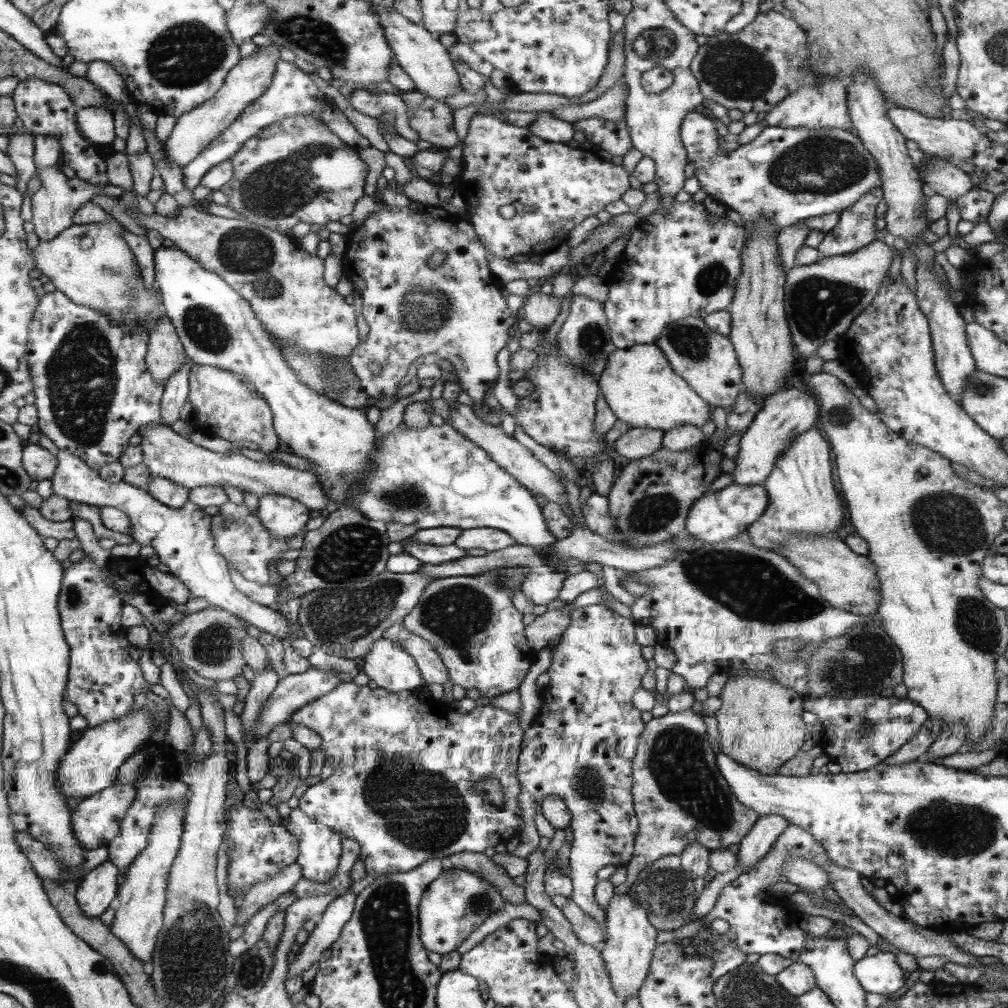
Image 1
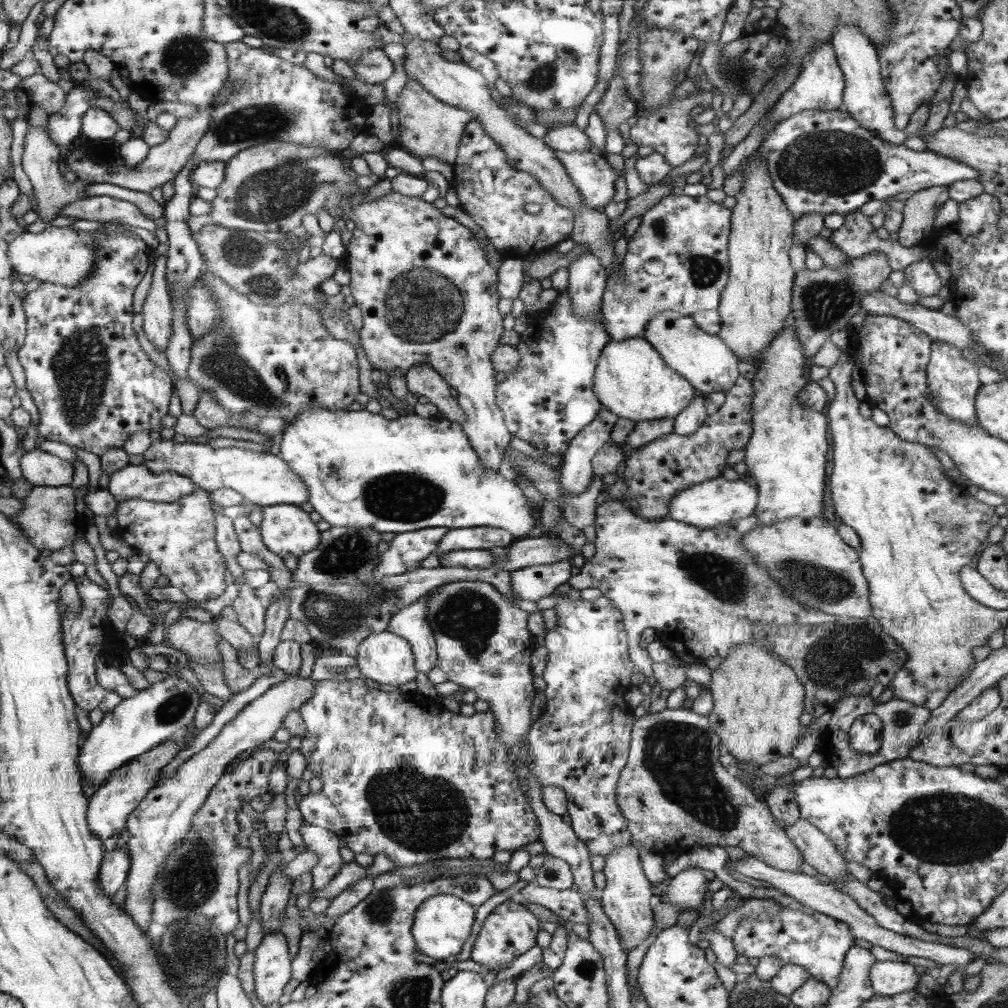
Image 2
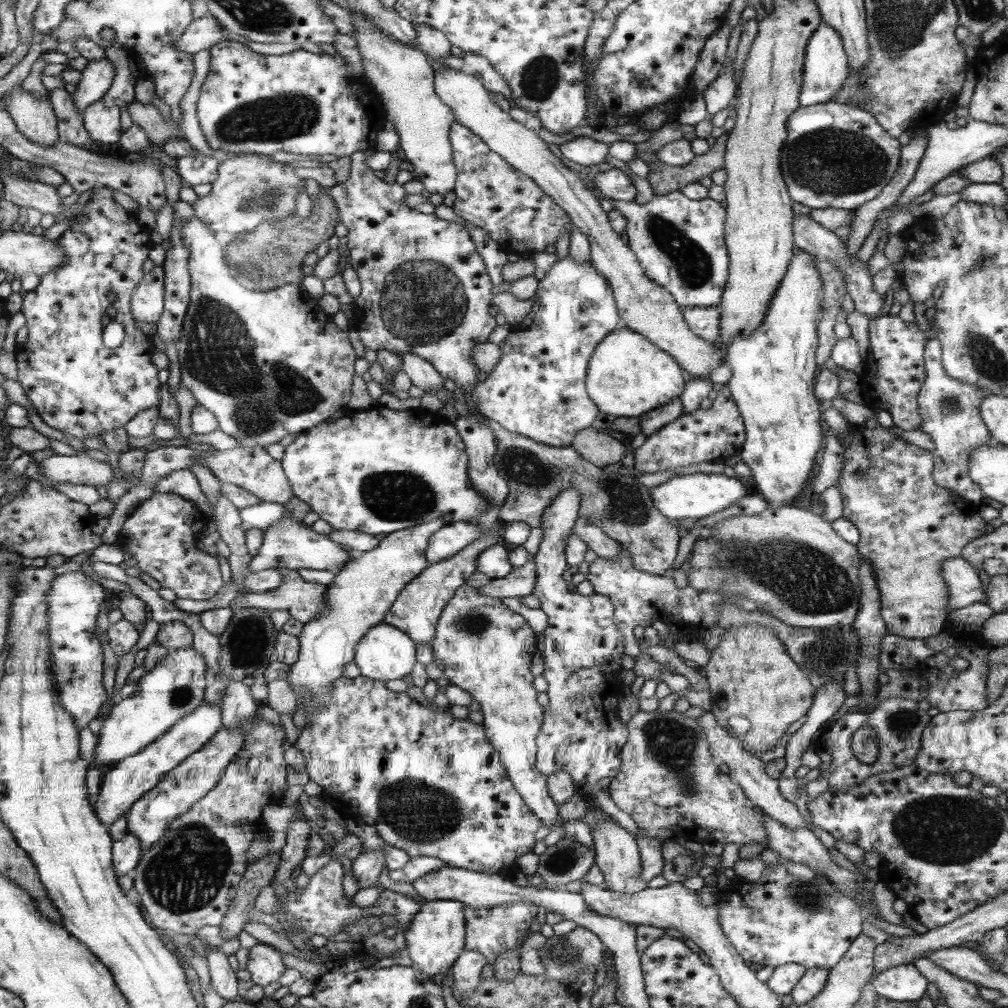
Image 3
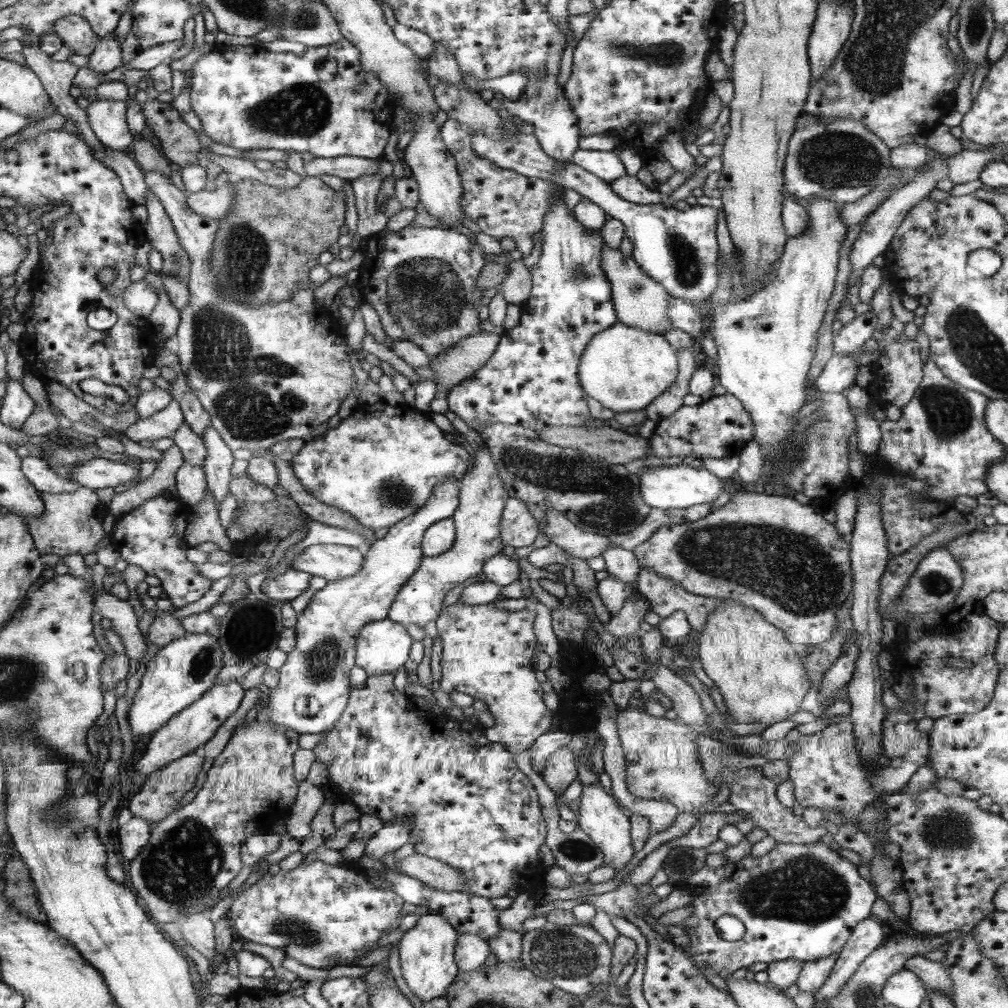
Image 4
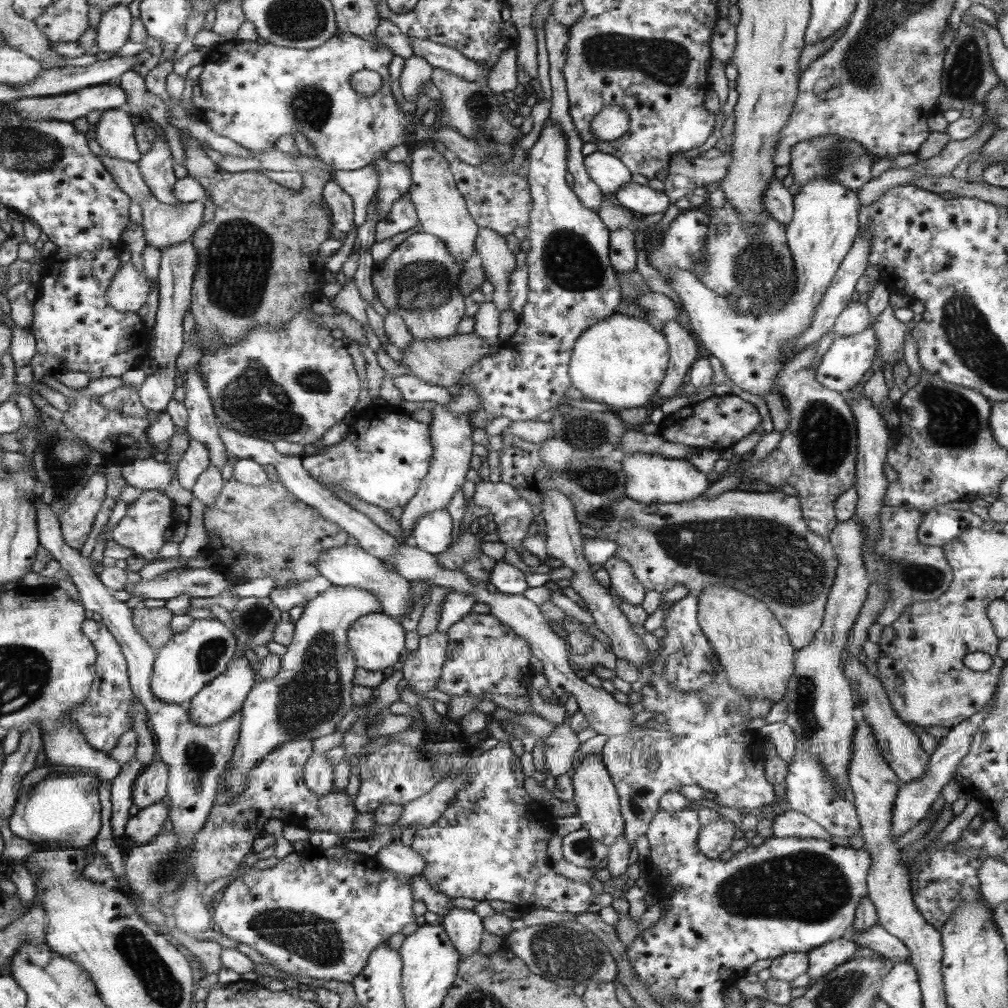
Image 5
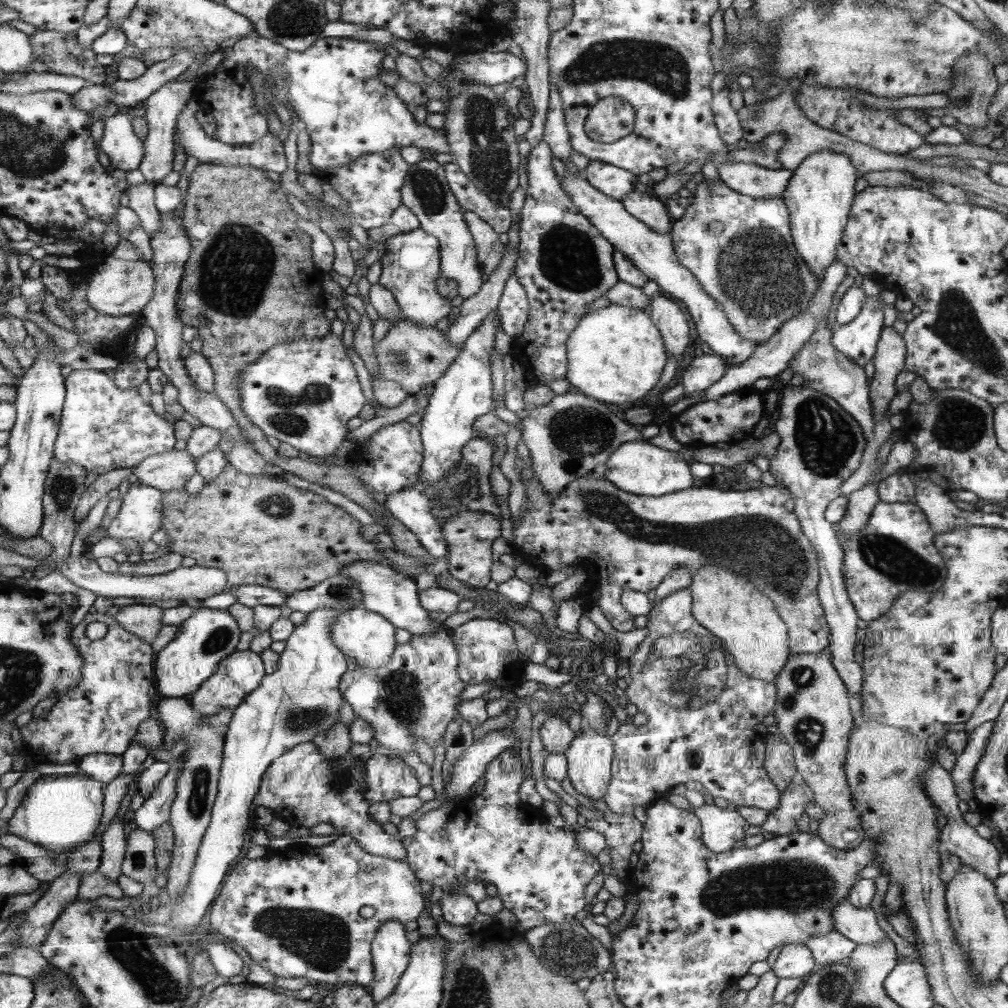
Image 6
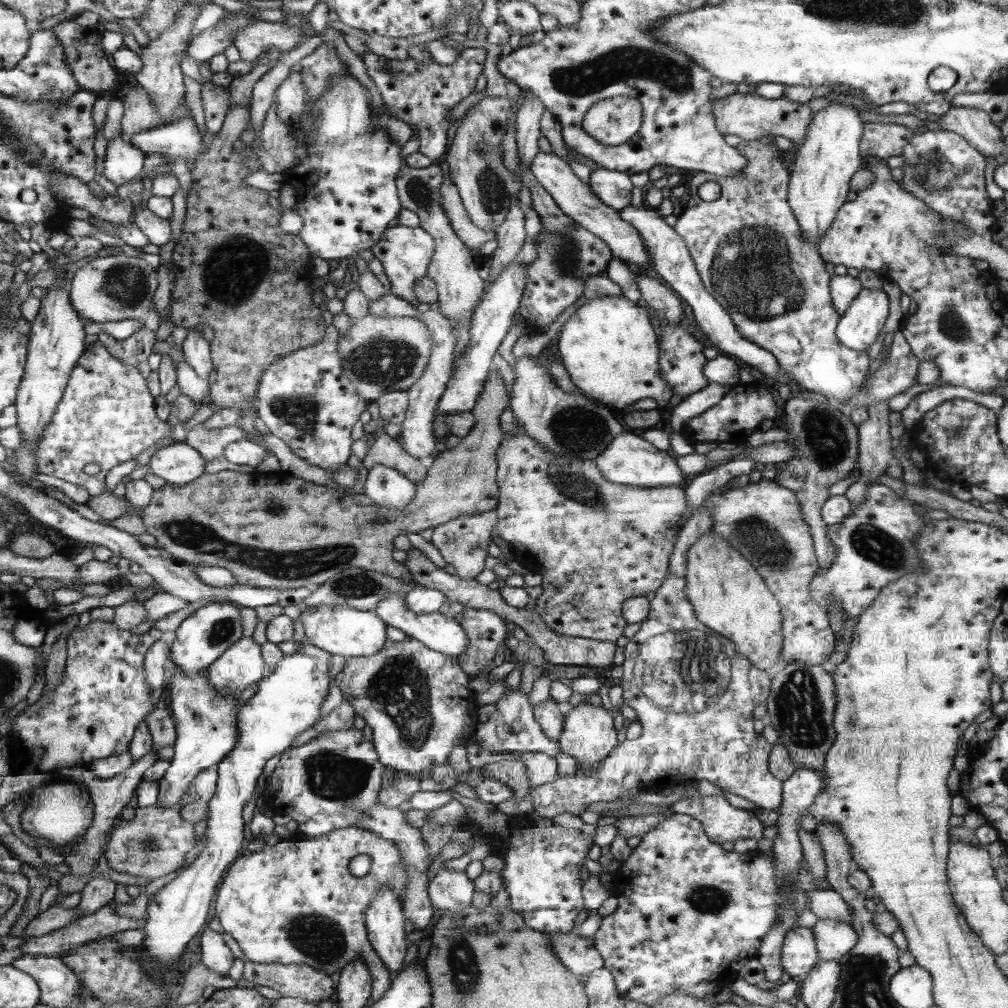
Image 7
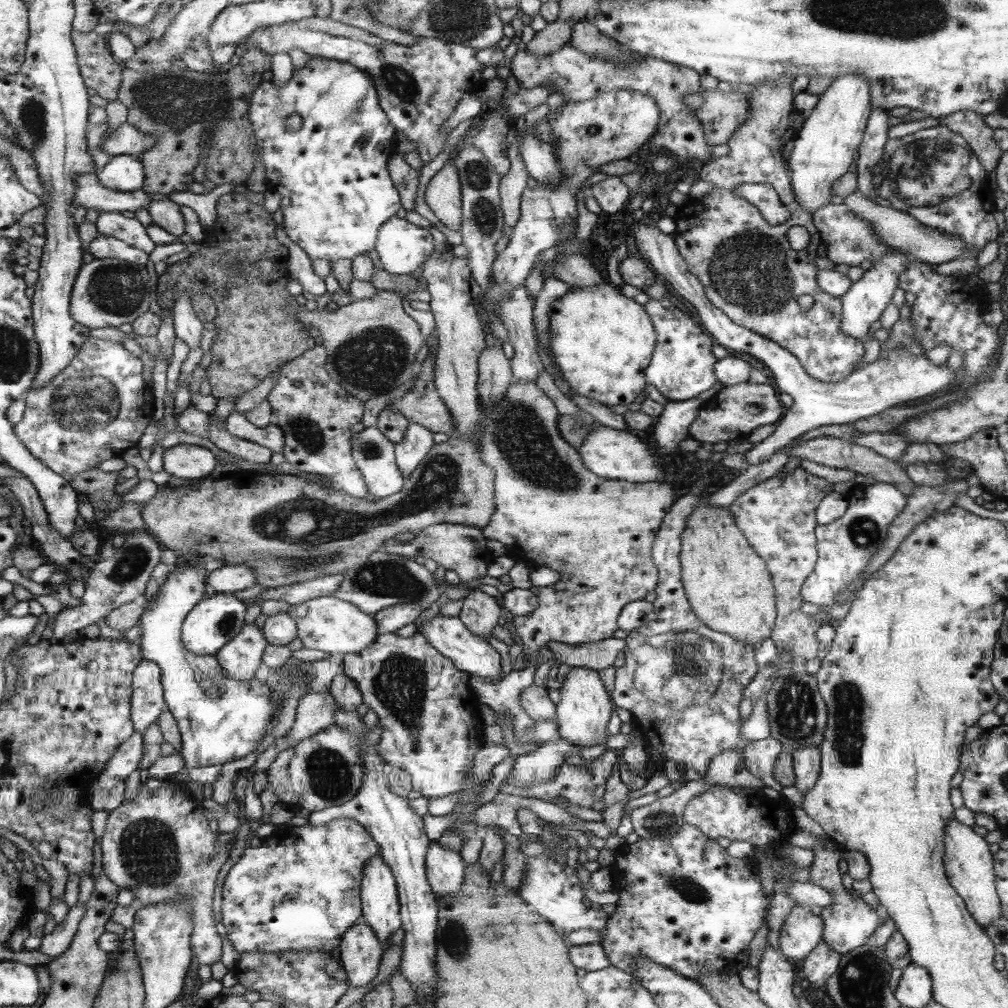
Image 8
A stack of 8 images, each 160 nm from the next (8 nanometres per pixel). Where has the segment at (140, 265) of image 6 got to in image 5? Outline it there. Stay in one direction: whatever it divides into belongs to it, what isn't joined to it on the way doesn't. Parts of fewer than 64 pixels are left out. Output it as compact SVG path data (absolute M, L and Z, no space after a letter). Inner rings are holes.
M124 261L111 280L106 298L114 308L123 313L138 313L150 294L146 277L140 275L131 261Z

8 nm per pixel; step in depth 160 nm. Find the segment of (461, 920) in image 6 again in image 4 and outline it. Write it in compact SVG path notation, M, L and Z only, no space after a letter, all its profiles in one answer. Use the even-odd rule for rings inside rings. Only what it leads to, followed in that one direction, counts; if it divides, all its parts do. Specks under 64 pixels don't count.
M458 933L456 960L461 972L476 971L484 966L492 948L485 938L470 933Z

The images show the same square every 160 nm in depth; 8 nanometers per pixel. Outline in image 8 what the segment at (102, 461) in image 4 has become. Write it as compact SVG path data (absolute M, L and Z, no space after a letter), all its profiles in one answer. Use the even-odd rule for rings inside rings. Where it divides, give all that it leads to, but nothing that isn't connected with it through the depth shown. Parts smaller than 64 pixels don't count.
M178 444L164 450L164 471L176 478L209 477L218 465L215 454L200 446Z

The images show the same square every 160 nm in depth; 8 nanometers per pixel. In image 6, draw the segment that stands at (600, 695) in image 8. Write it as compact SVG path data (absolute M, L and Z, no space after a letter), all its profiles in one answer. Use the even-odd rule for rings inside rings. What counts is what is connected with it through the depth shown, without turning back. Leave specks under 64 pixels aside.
M584 725L583 730L580 731L571 740L569 747L566 749L565 755L567 758L567 776L570 778L572 786L588 796L592 800L603 800L608 790L610 782L610 766L612 758L614 758L614 751L612 748L612 740L604 734L598 734L596 728L590 728Z

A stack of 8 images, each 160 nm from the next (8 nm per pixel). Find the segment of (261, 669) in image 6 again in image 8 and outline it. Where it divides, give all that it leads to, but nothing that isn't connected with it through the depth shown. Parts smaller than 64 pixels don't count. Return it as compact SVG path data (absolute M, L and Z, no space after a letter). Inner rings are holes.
M245 624L228 644L215 654L226 675L236 680L250 680L256 676L258 666L264 661L265 648L269 646L263 629Z

